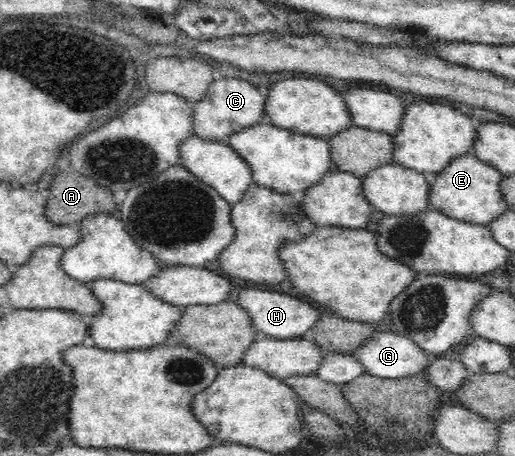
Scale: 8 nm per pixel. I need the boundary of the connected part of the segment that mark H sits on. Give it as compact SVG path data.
M254 288L242 289L237 303L248 313L252 321L252 327L260 337L273 337L276 339L299 338L310 330L322 315L310 303L301 301L286 293Z

